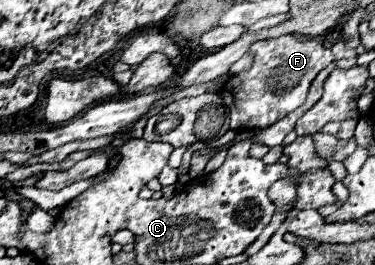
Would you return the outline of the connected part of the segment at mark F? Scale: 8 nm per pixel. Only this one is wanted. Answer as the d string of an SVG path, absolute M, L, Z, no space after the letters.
M297 35L256 41L249 48L249 53L255 57L253 67L241 75L231 77L221 89L221 97L231 109L233 131L255 127L265 129L287 113L295 111L305 101L307 89L315 75L335 59L331 49L327 49L319 39Z

